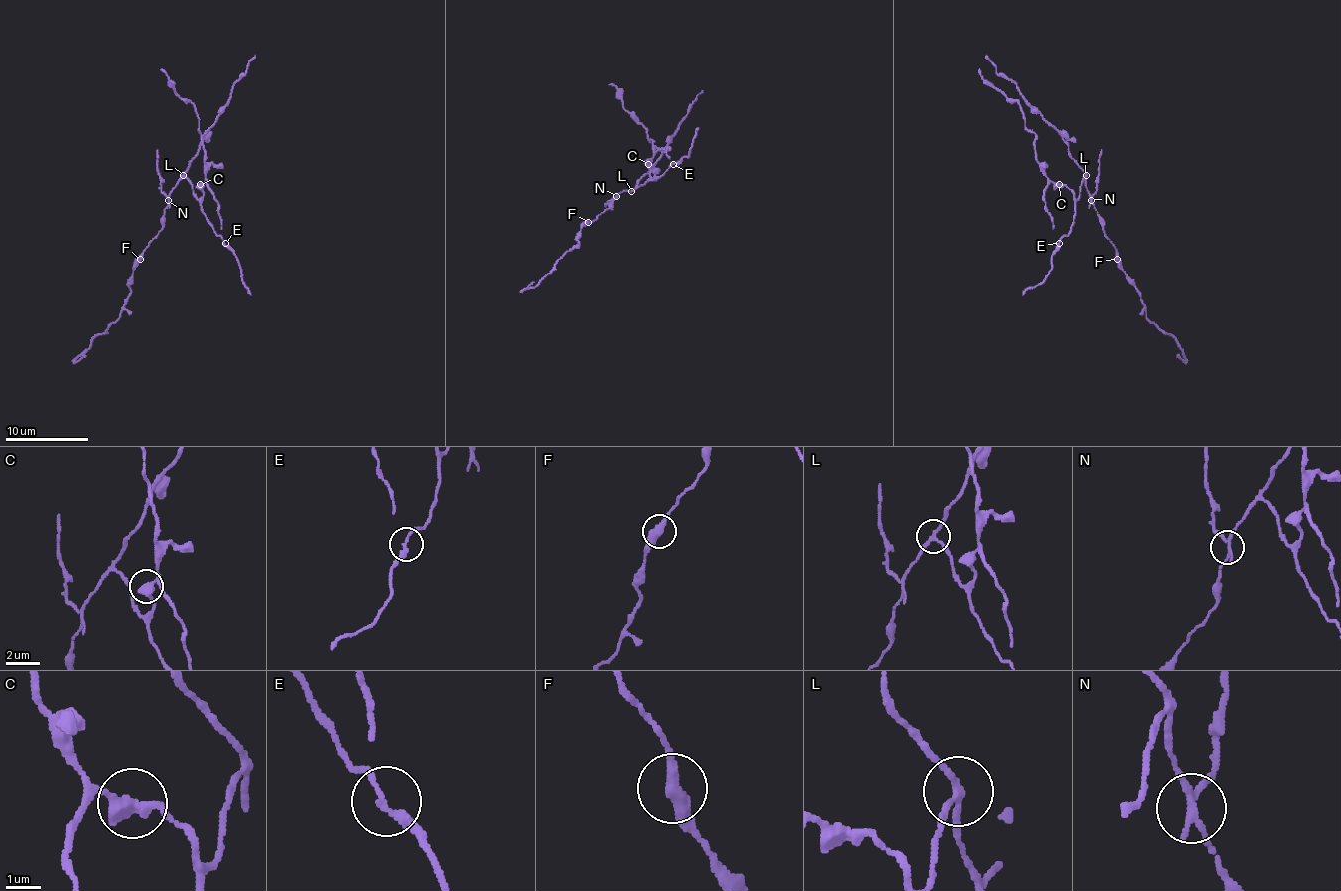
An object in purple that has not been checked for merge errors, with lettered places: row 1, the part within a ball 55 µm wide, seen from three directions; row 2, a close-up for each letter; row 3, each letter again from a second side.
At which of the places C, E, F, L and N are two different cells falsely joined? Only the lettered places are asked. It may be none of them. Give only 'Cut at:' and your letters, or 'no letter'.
Cut at: C, L, N

